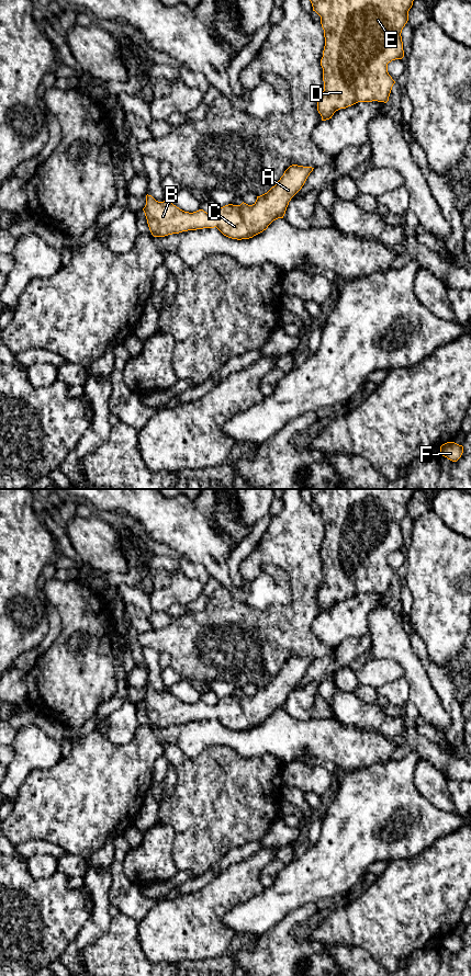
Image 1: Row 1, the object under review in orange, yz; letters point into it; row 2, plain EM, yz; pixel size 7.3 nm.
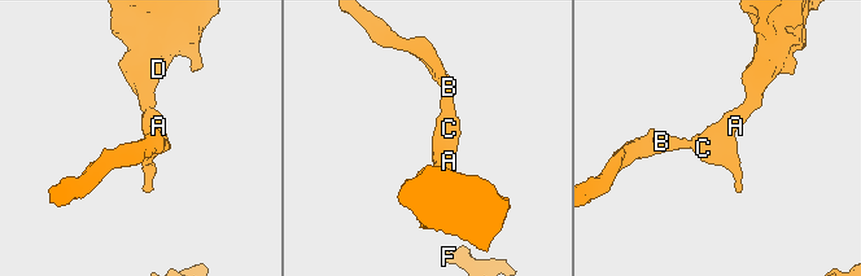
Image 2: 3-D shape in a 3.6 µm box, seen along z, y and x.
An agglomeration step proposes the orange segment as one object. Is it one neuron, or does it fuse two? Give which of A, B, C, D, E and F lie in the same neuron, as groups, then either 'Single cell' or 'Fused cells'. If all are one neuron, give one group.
Groups: A B C D E F. Single cell

